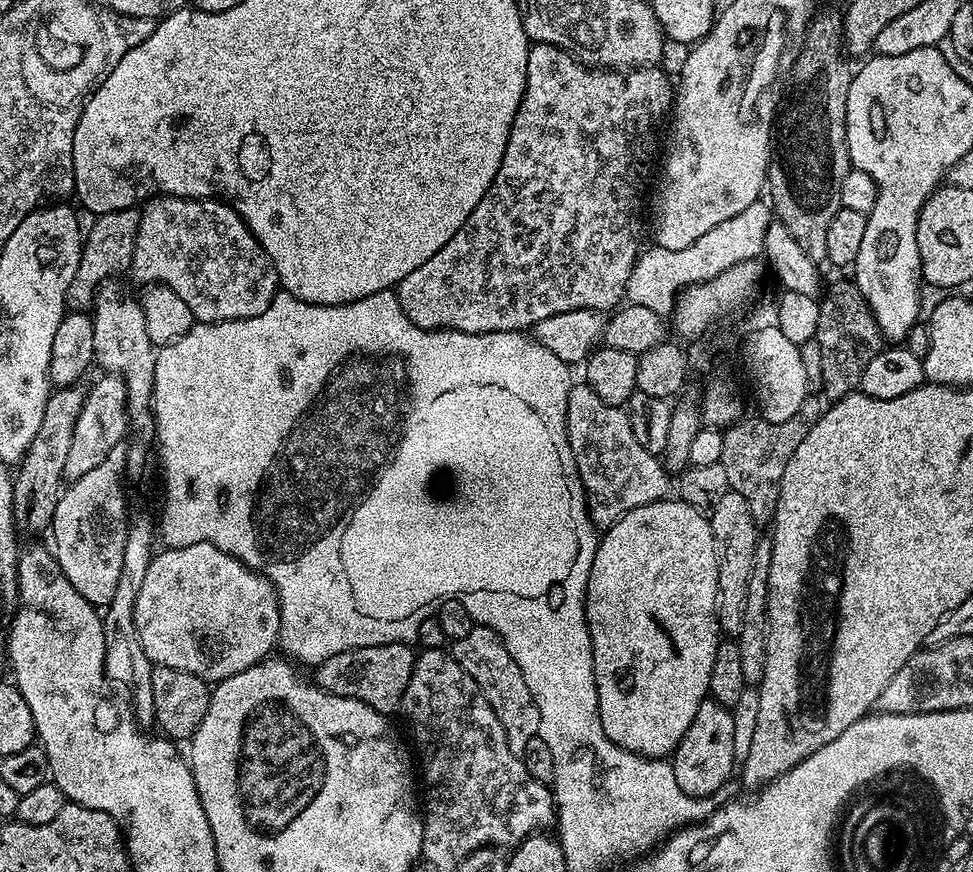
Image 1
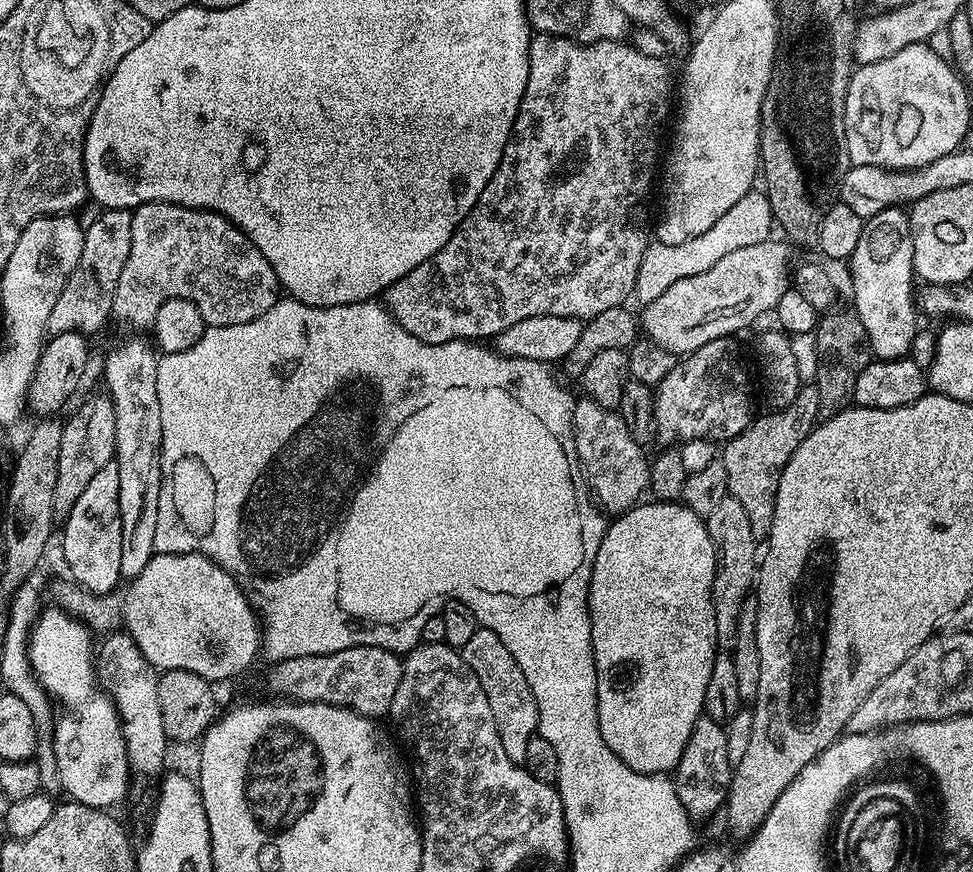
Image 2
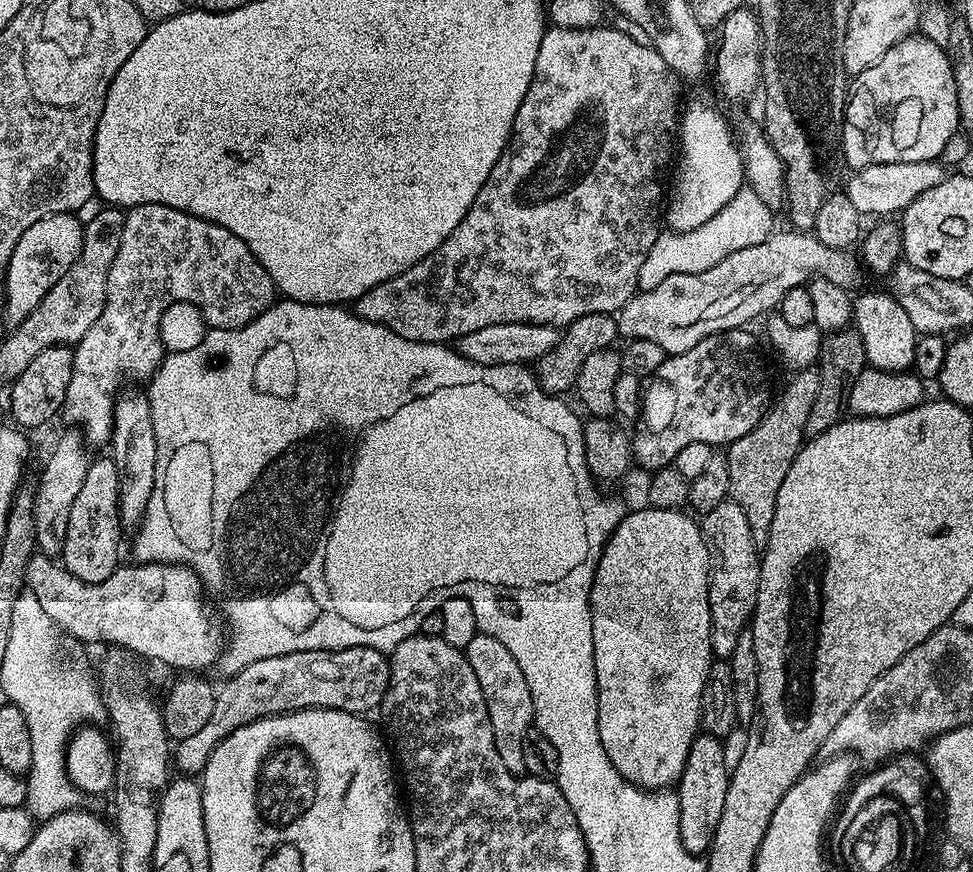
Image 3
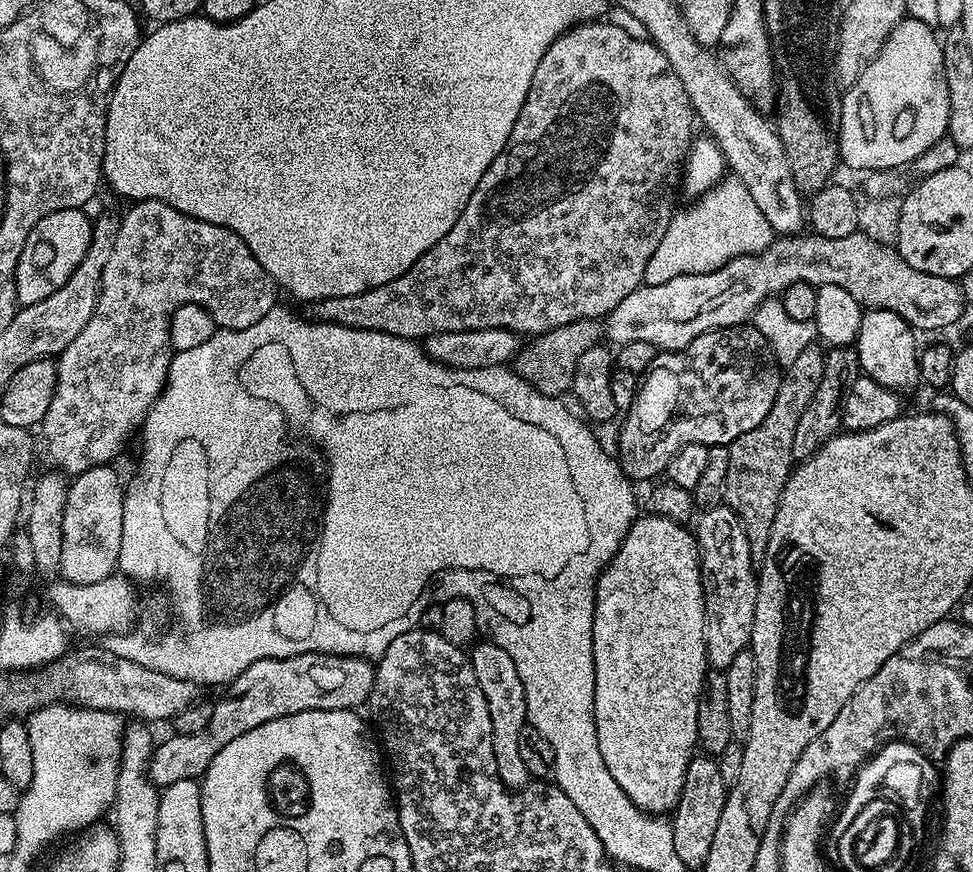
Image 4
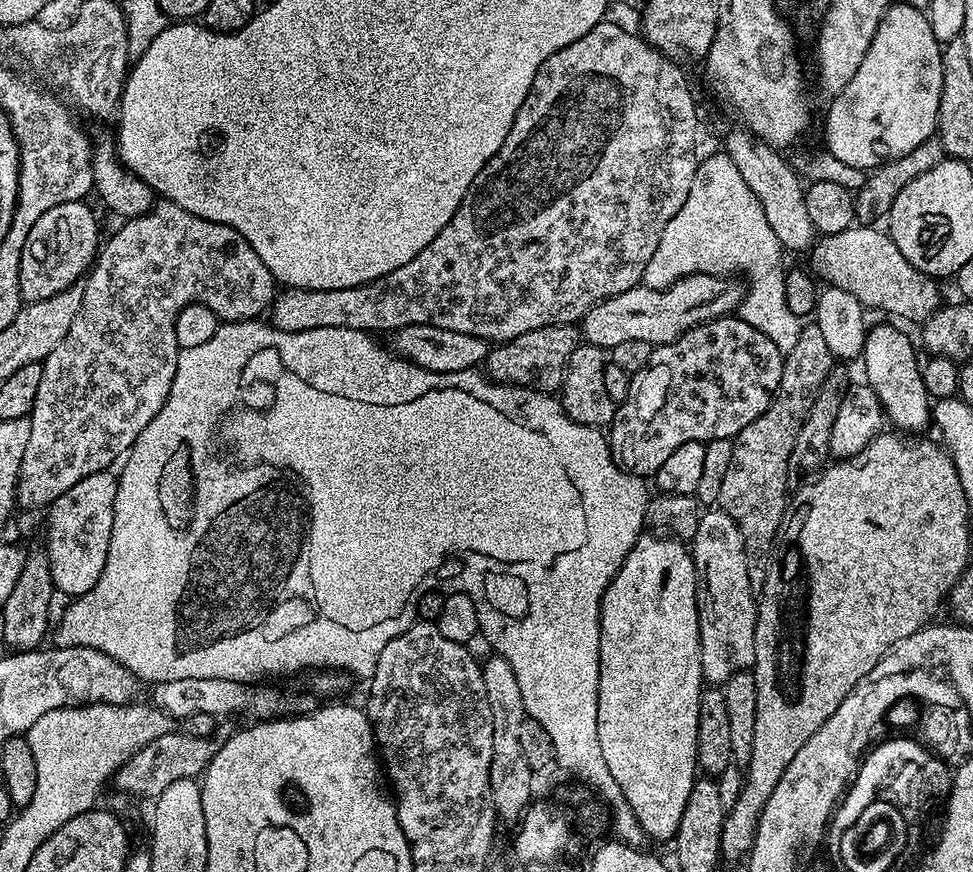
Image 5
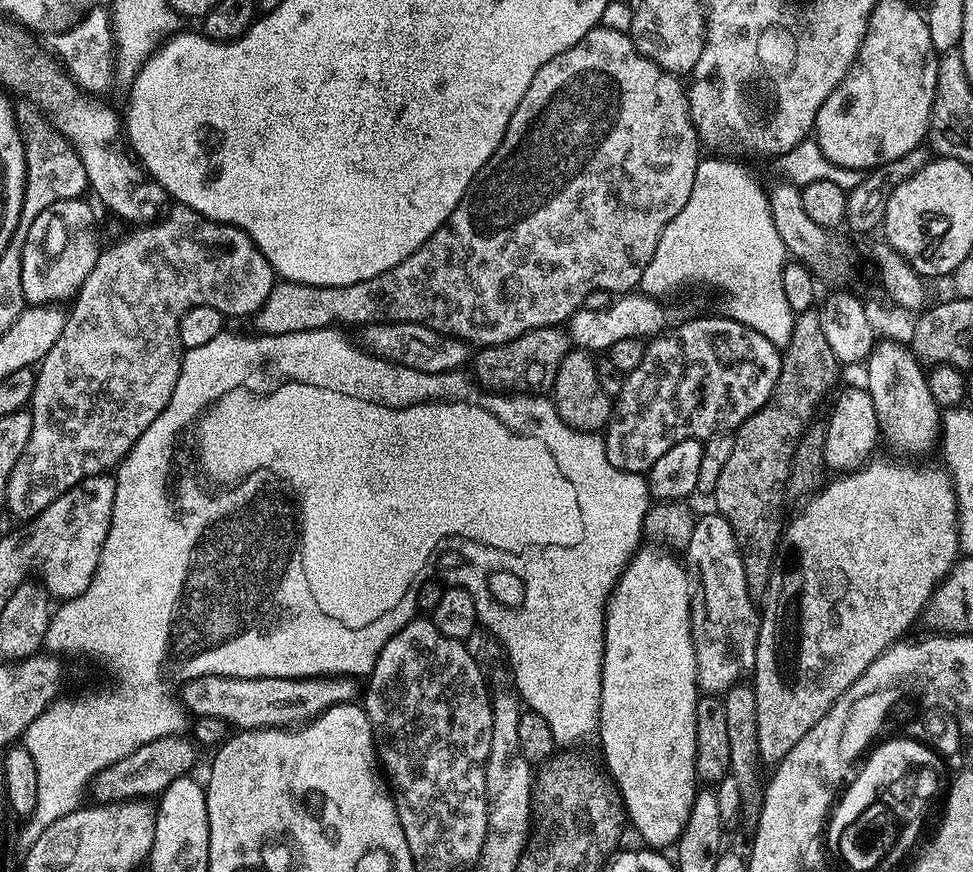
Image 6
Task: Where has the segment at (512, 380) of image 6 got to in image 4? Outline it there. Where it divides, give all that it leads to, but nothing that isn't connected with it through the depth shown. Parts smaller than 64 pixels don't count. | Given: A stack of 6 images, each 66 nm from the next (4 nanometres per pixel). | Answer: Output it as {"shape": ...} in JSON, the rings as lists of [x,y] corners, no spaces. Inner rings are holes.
{"shape":[[[599,319],[579,320],[570,322],[566,326],[558,326],[554,330],[544,332],[541,336],[529,339],[516,353],[514,371],[527,384],[534,386],[547,396],[563,397],[574,382],[574,370],[578,370],[578,361],[590,346],[601,343],[602,324]]]}

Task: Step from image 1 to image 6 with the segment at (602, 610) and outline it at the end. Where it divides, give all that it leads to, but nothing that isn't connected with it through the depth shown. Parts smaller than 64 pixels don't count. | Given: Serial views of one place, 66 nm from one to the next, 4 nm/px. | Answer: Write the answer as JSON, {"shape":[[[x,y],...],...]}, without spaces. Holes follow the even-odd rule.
{"shape":[[[645,550],[637,551],[636,555],[624,570],[620,581],[613,588],[611,596],[608,597],[608,607],[604,613],[604,661],[602,662],[602,678],[600,679],[600,718],[598,721],[598,733],[600,732],[600,748],[604,751],[603,763],[606,765],[606,771],[609,776],[616,782],[616,787],[620,790],[620,796],[624,800],[624,810],[627,819],[636,827],[636,832],[645,840],[647,847],[652,850],[668,850],[675,845],[679,840],[682,830],[686,826],[686,822],[690,818],[690,810],[694,806],[694,798],[698,791],[698,781],[696,778],[696,767],[694,766],[694,754],[696,753],[696,702],[698,699],[698,685],[696,682],[696,651],[692,646],[692,623],[690,622],[690,598],[692,597],[688,592],[688,574],[679,559],[675,555],[664,553],[660,550],[648,550],[652,552],[644,552]]]}

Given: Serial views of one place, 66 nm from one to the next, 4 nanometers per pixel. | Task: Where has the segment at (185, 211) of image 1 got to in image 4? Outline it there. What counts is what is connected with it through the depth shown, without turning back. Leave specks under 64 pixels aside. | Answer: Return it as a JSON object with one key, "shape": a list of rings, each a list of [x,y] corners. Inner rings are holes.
{"shape":[[[137,200],[131,207],[132,209],[128,213],[123,213],[120,216],[118,234],[114,238],[114,250],[110,250],[110,259],[106,262],[106,270],[102,270],[100,293],[94,314],[90,318],[90,322],[86,322],[86,326],[82,326],[82,334],[78,334],[78,338],[74,338],[74,342],[70,342],[70,346],[66,346],[66,350],[61,352],[56,360],[58,382],[54,386],[54,398],[50,398],[50,410],[46,410],[42,431],[44,431],[45,438],[48,439],[48,456],[57,464],[53,465],[61,473],[72,478],[94,466],[111,465],[112,459],[123,450],[124,443],[131,438],[132,431],[135,428],[137,431],[143,425],[149,410],[156,405],[156,399],[164,393],[164,386],[168,382],[168,371],[174,355],[174,349],[170,342],[170,318],[174,314],[174,310],[178,310],[178,306],[187,302],[201,304],[209,310],[232,308],[231,327],[246,330],[246,326],[254,326],[254,322],[258,322],[258,318],[262,318],[278,304],[278,300],[276,300],[278,285],[272,281],[270,274],[266,274],[266,270],[260,265],[258,258],[254,258],[254,254],[246,246],[246,242],[242,242],[242,238],[238,238],[238,234],[234,234],[229,228],[214,226],[210,222],[202,222],[198,218],[182,214],[178,210],[174,210],[174,206],[161,200]]]}

